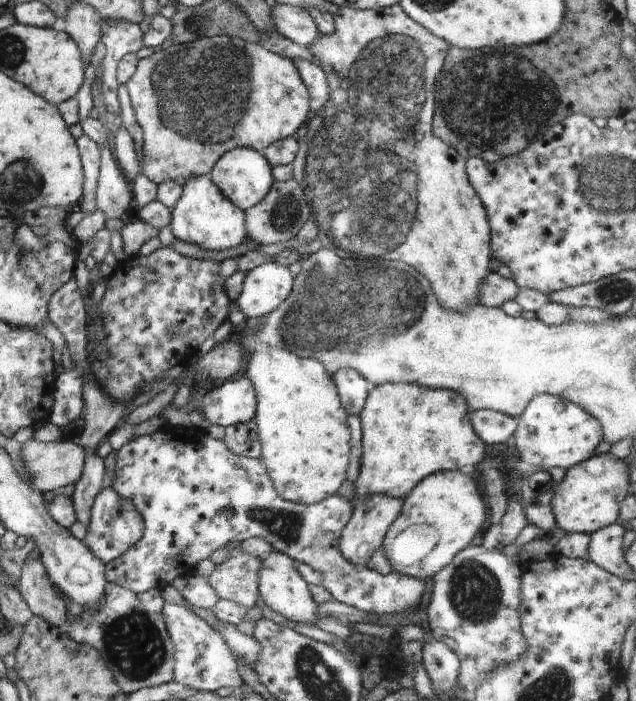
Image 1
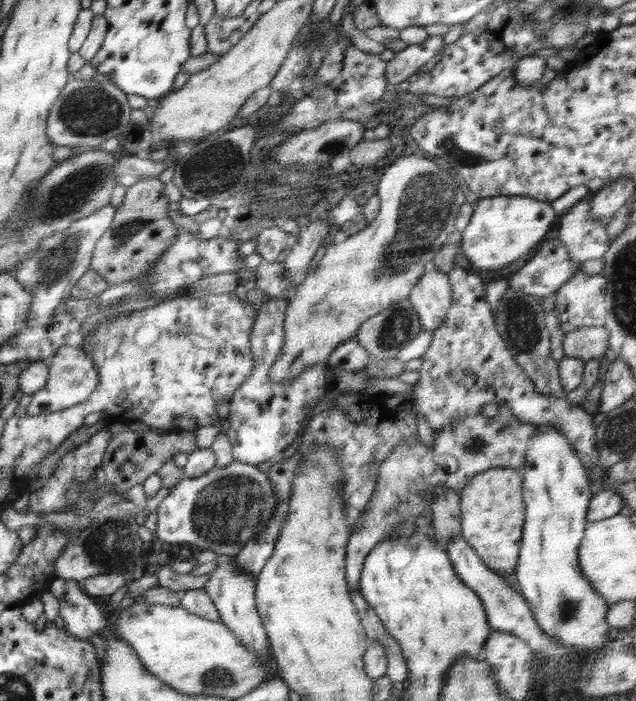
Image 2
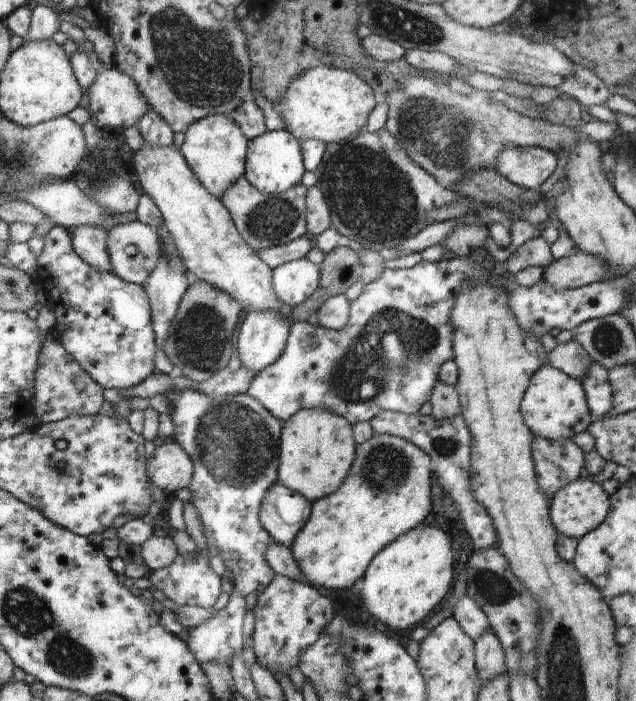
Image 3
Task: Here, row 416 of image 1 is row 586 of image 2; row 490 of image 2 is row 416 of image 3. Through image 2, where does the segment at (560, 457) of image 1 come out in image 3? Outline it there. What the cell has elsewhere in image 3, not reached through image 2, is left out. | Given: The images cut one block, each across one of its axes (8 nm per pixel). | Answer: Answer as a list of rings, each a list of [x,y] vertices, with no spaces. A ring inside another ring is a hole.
[[[548,364],[542,365],[530,377],[528,388],[521,400],[521,411],[524,424],[532,434],[548,440],[572,439],[576,434],[586,431],[594,421],[581,382]]]

